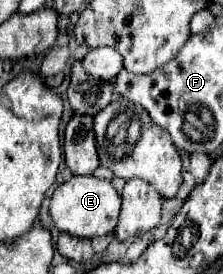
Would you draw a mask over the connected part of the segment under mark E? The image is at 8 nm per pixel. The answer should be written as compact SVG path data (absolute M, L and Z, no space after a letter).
M72 175L66 183L58 185L50 201L50 217L58 231L70 233L74 237L98 237L114 231L120 213L120 195L110 181L98 179L94 175Z

